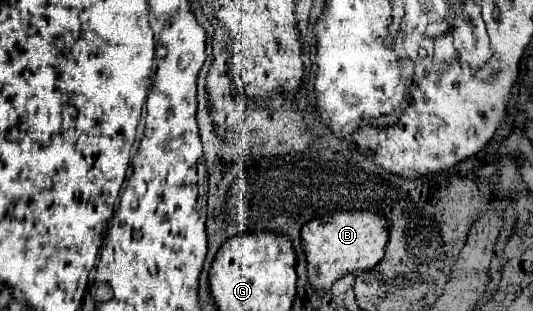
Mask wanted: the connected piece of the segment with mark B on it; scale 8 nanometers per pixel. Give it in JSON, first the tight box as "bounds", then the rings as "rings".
{"bounds":[301,211,389,289],"rings":[[[335,211],[305,223],[301,237],[307,253],[309,283],[329,289],[343,275],[369,271],[383,259],[385,243],[389,241],[389,221],[373,211]]]}

